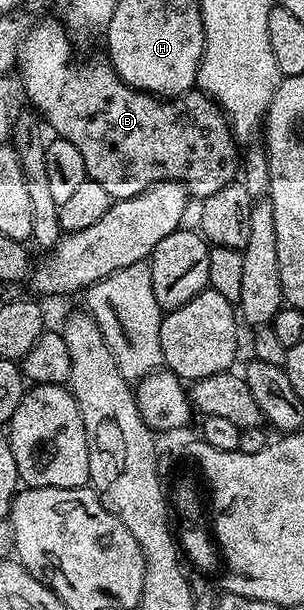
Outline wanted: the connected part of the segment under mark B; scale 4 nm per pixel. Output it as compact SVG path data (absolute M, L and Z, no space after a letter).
M44 20L41 24L36 24L25 31L23 40L16 52L16 68L20 72L20 80L24 83L24 92L28 95L29 100L40 110L39 115L44 115L43 123L53 128L55 135L59 139L66 142L74 142L74 146L78 146L78 154L82 154L82 162L88 171L87 179L98 182L98 186L102 186L102 190L106 190L106 194L112 196L113 201L125 200L126 198L134 198L138 194L142 194L152 184L166 182L167 180L176 180L188 189L193 197L203 198L210 194L218 194L218 190L222 190L222 186L233 183L237 179L238 173L242 168L242 152L238 147L238 141L232 135L232 128L228 125L228 118L224 115L219 104L207 96L204 92L193 90L184 92L180 96L171 98L161 98L151 92L142 92L139 88L132 88L123 78L112 69L111 63L107 59L88 60L84 65L75 64L72 61L72 40L69 29L63 23L60 24L56 20Z

